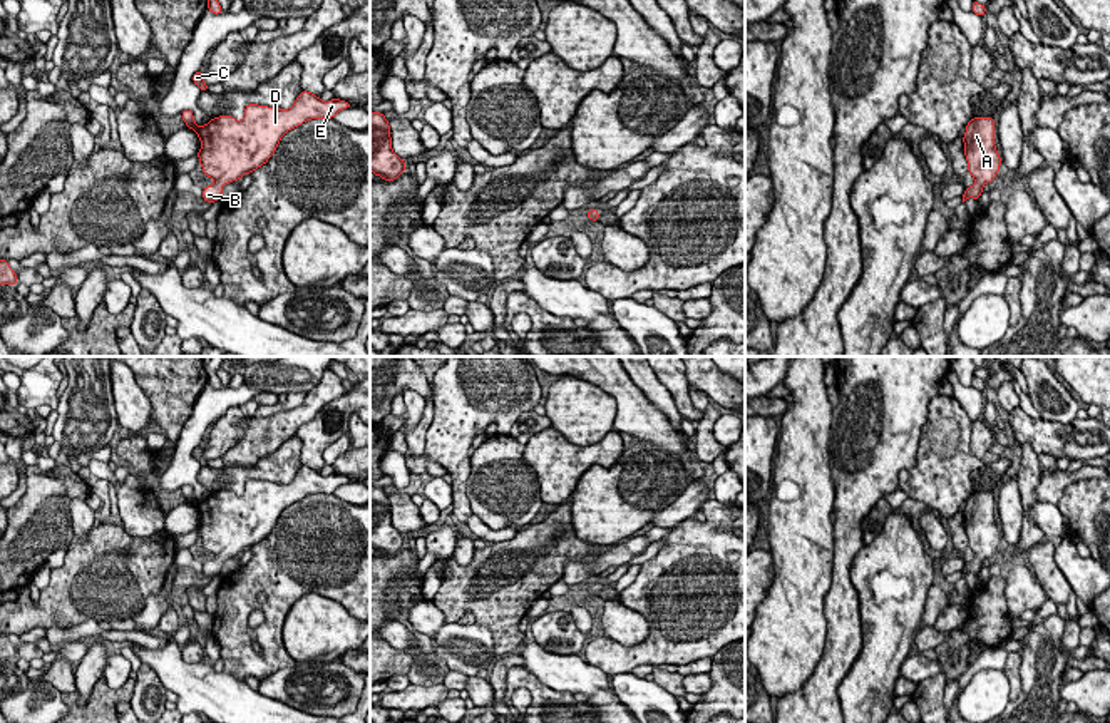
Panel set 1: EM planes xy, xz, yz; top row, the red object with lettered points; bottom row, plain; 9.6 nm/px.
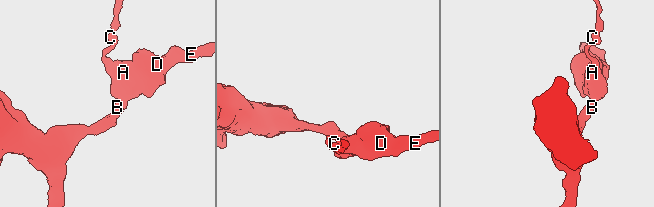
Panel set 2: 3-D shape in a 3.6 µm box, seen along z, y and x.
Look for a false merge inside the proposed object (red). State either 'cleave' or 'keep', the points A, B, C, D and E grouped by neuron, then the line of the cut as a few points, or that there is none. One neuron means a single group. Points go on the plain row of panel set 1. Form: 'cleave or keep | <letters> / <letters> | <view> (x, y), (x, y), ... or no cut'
keep | A B C D E | no cut

